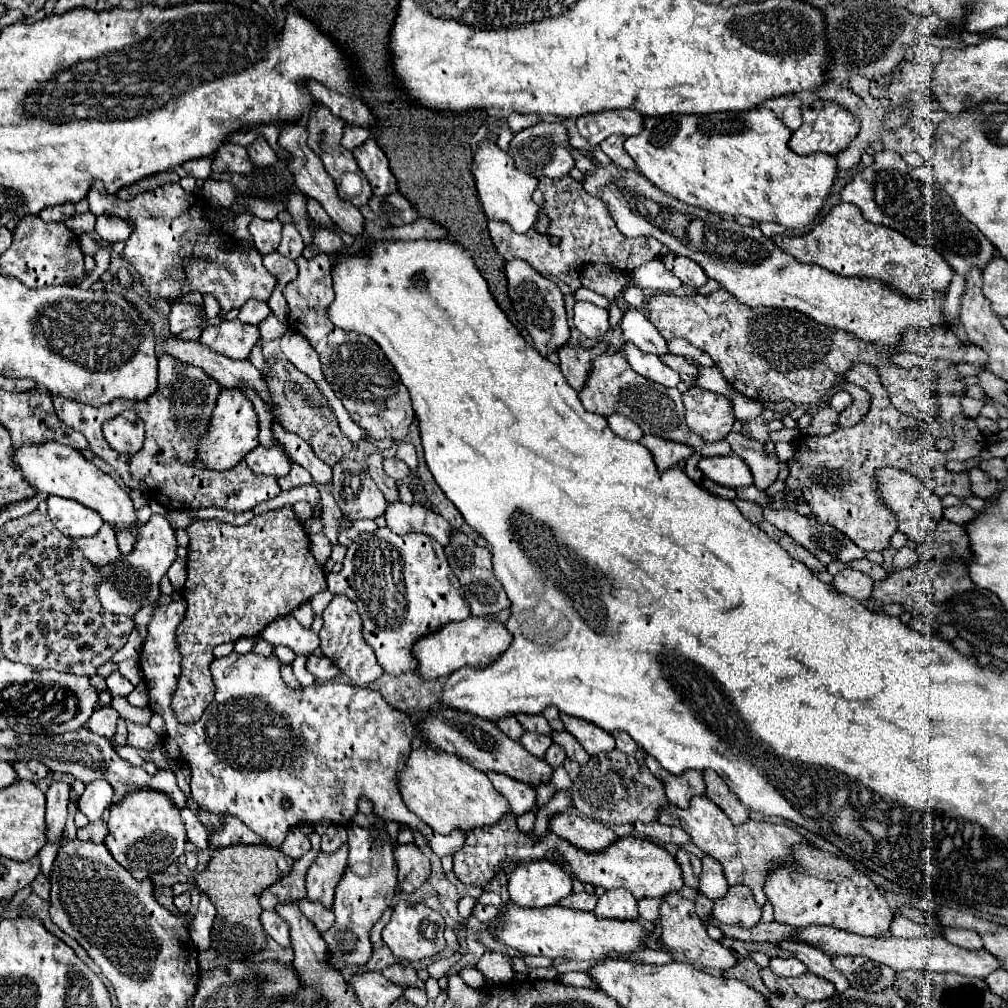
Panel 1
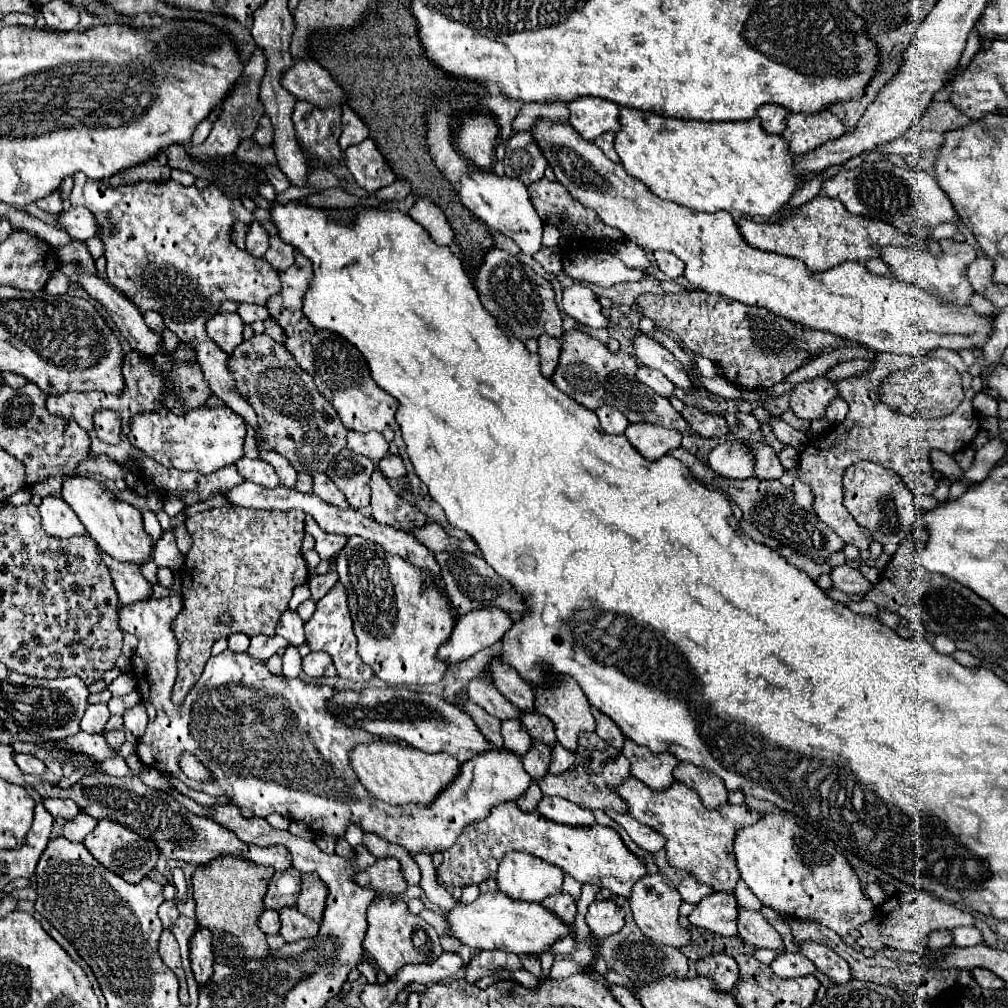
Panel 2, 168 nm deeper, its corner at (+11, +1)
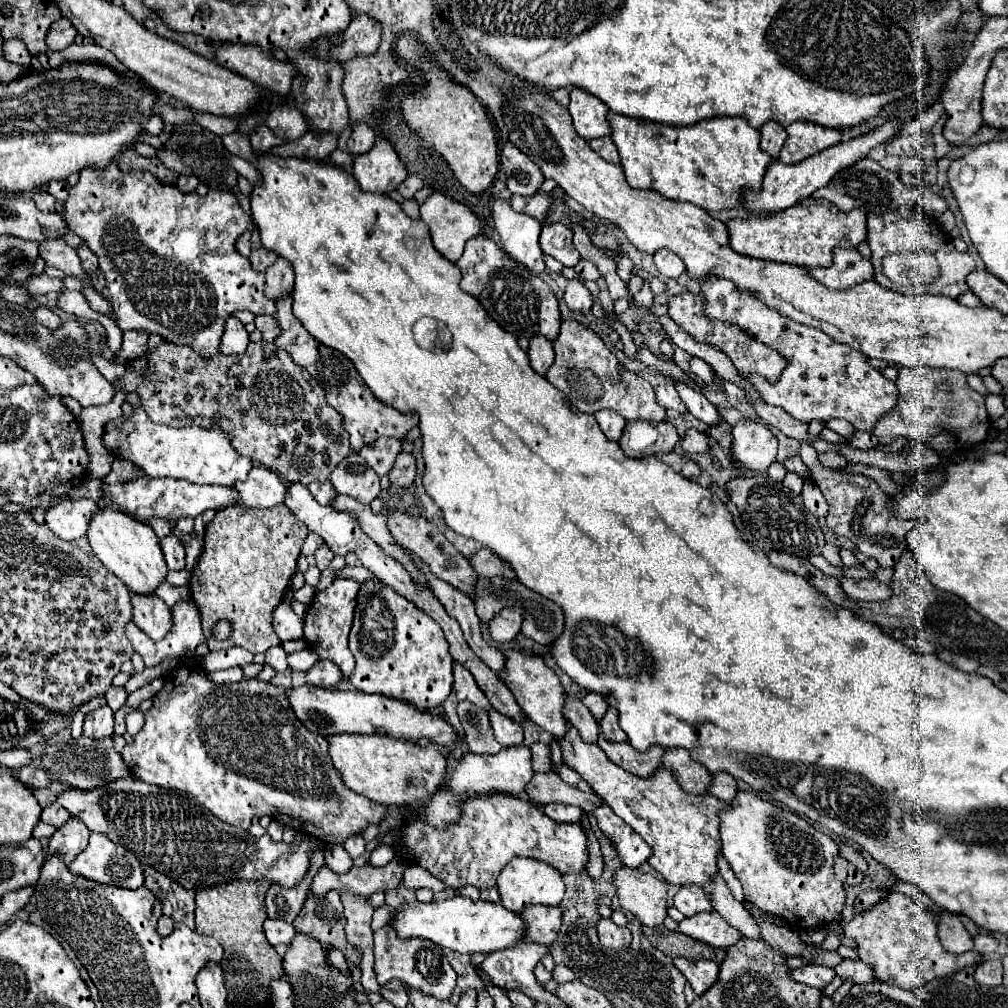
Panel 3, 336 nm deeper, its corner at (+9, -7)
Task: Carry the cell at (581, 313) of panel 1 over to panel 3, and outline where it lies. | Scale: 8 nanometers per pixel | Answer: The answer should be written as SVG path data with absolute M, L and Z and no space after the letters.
M571 280L565 294L563 294L563 300L567 302L567 306L577 312L577 314L587 314L593 306L593 296L589 294L587 288L583 288L579 282Z

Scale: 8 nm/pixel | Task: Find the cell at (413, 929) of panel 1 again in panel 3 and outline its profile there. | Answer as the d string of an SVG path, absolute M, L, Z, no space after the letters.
M391 924L375 930L373 934L373 952L375 952L375 974L377 982L385 986L391 978L399 978L407 986L415 986L427 994L447 1000L455 988L455 972L447 962L447 956L441 946L435 946L431 940L423 938L399 938Z

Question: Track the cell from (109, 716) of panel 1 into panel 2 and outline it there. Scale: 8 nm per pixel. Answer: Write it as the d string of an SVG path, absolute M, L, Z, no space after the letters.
M89 704L85 716L81 718L81 730L89 734L101 734L111 712L107 710L107 704Z

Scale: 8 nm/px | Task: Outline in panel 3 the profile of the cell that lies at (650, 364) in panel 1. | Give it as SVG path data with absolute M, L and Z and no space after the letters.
M667 382L667 384L663 384L663 386L657 386L657 388L655 388L655 398L657 398L657 404L663 406L665 410L675 410L675 412L679 412L679 414L685 414L685 412L687 412L687 408L685 408L683 402L679 400L679 394L677 394L677 390L673 388L671 382Z

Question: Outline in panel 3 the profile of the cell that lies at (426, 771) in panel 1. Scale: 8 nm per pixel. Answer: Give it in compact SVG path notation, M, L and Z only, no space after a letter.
M341 734L329 738L329 754L343 782L357 794L385 806L411 806L429 798L447 774L447 758L437 746L419 746L387 736Z

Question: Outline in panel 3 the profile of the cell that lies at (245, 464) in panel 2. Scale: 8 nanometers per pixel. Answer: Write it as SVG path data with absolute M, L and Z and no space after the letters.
M253 466L247 480L237 482L235 486L241 494L241 504L247 508L273 508L283 502L287 490L287 484L283 484L275 472L263 466Z

